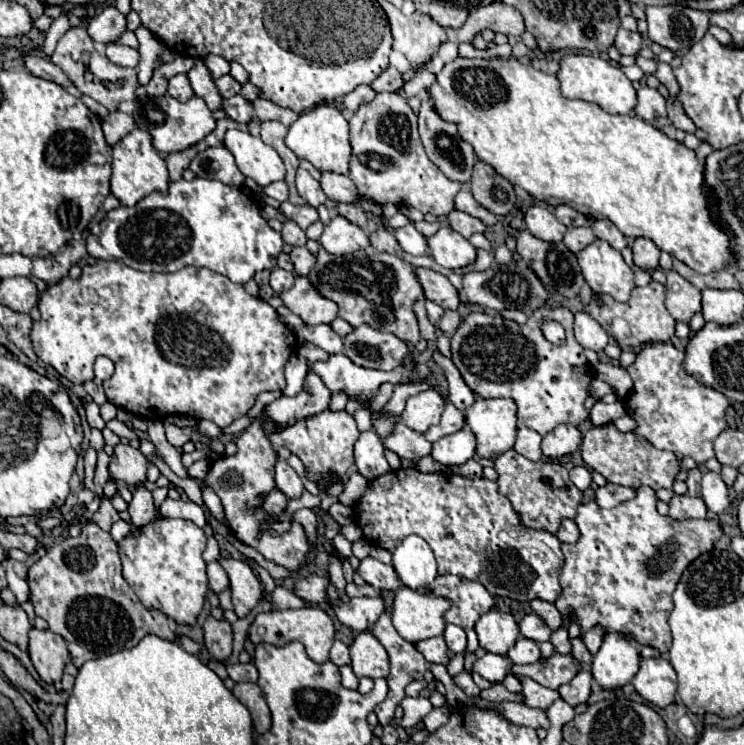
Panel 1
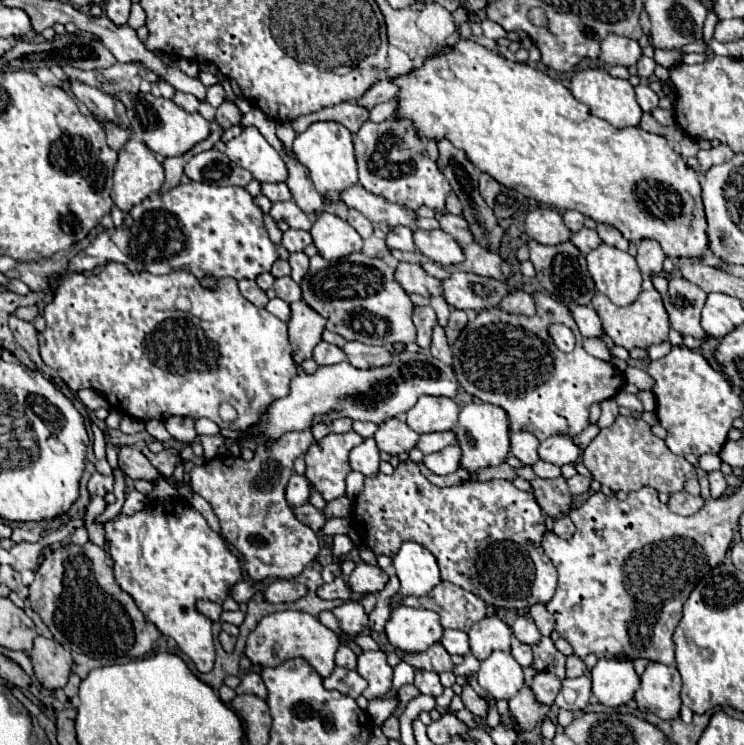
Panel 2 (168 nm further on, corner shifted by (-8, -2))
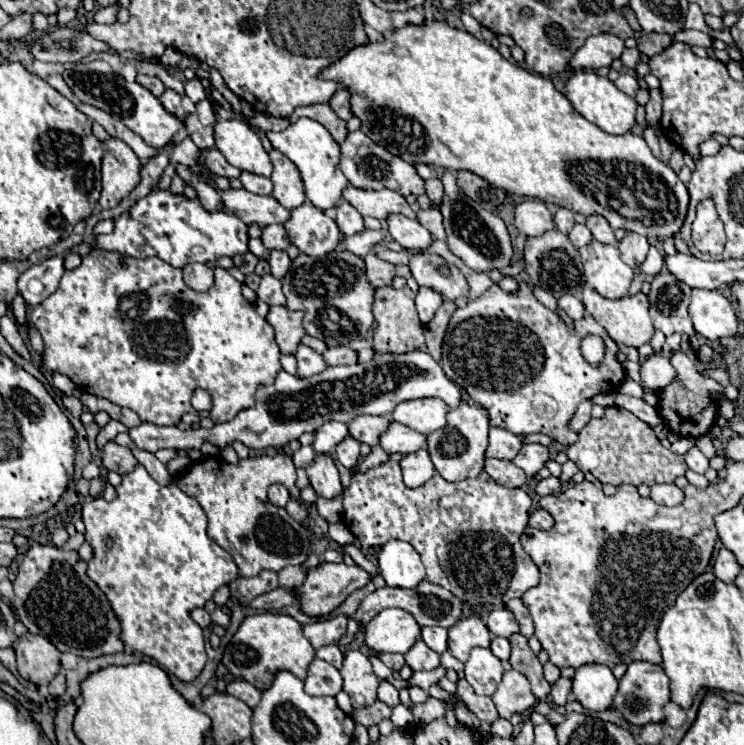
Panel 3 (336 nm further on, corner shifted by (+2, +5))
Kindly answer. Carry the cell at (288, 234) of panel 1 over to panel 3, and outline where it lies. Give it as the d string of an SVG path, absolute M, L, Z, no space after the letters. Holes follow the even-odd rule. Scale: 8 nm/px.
M270 224L262 232L262 242L268 250L288 250L290 238L286 236L286 228L282 224Z

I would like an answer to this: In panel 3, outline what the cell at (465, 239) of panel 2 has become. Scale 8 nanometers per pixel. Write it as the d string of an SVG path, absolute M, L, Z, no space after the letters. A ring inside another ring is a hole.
M436 208L420 210L420 212L418 212L418 220L420 220L420 224L422 224L422 226L430 228L430 232L432 232L432 236L434 236L434 238L440 238L440 240L444 240L444 238L446 238L444 228L442 228L442 222L440 222L440 220L442 220L440 210L436 210Z

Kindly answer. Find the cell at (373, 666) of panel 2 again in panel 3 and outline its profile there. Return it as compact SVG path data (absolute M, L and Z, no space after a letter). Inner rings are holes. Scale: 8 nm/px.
M348 650L340 674L344 678L344 692L350 694L356 708L376 702L376 690L380 680L374 674L368 656L364 656L360 650Z

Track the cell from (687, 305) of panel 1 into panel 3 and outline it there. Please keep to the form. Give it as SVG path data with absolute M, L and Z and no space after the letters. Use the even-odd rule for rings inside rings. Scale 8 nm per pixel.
M666 268L654 276L650 298L650 316L654 320L654 328L664 332L664 336L672 334L688 334L694 336L694 324L688 316L690 304L690 286L674 280Z

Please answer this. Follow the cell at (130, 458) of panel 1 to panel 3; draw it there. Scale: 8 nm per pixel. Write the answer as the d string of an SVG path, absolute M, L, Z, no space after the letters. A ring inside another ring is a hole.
M108 442L104 448L102 448L102 464L108 468L108 470L114 470L122 476L126 476L128 472L132 472L138 464L138 460L134 458L134 454L130 452L130 448L124 448L116 442Z

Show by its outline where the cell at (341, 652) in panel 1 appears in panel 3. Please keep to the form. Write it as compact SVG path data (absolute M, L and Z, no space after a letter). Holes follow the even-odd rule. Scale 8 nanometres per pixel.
M330 644L330 646L322 646L322 648L318 648L318 650L316 650L316 656L322 658L322 660L326 660L326 662L330 662L330 664L336 666L336 668L342 668L344 654L342 654L342 650L340 650L336 644Z

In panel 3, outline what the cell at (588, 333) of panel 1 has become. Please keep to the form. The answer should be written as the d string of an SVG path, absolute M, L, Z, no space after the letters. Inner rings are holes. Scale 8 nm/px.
M566 294L558 300L558 306L572 318L572 320L580 320L584 316L584 308L582 308L582 300L572 296L572 294Z

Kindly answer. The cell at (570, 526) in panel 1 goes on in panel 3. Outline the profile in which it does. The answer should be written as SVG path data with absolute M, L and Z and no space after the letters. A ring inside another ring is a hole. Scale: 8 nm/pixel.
M538 508L530 514L530 526L538 530L550 530L554 526L554 518L544 508Z

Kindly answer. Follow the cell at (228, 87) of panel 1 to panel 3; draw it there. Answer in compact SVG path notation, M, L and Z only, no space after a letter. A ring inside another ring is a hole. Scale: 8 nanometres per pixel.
M200 80L184 82L184 88L186 88L186 96L188 96L194 104L198 104L200 100L204 100L204 98L206 98L206 92L204 92L204 86L202 86L202 82L200 82Z

